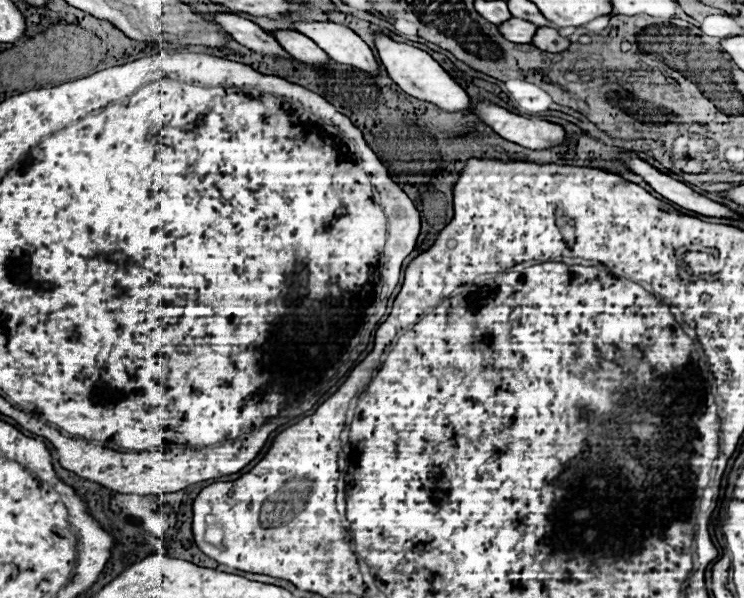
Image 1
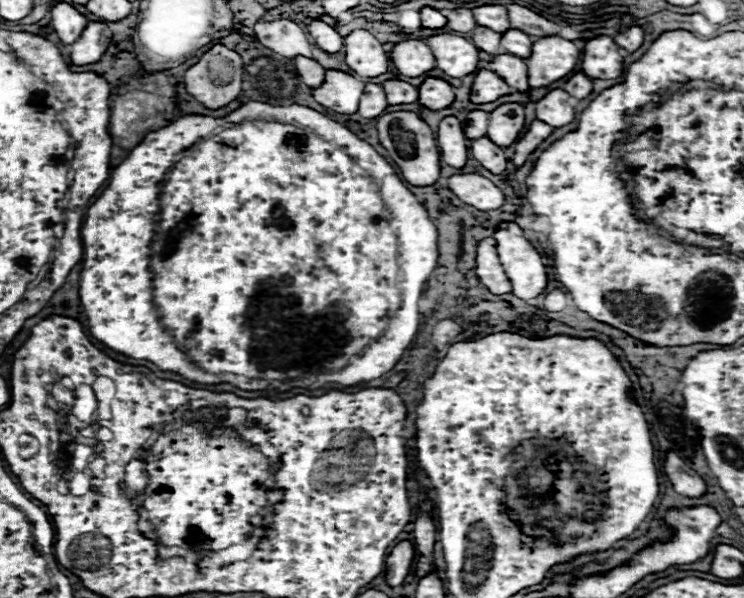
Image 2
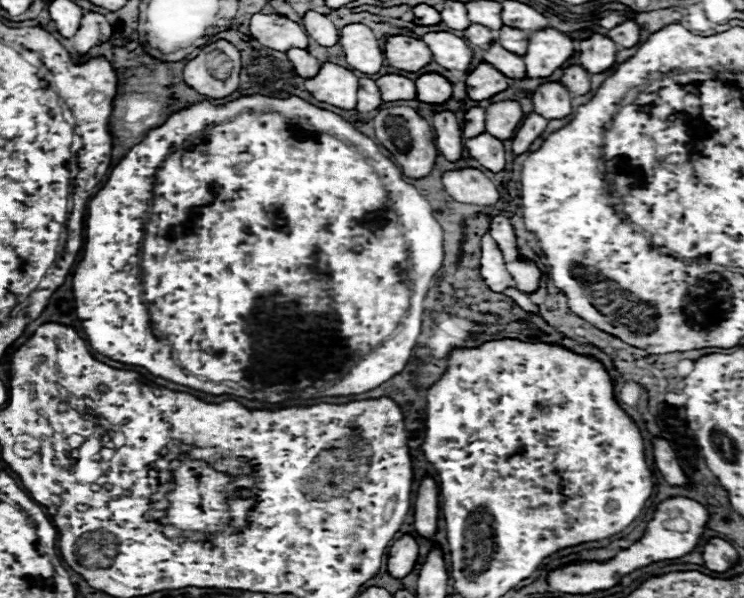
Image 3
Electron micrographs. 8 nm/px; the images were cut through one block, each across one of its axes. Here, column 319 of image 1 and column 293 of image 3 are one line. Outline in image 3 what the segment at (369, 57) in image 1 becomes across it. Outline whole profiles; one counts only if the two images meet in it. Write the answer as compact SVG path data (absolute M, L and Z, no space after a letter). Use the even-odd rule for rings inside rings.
M254 14L250 18L250 34L266 48L286 52L288 48L308 48L306 30L280 14Z

